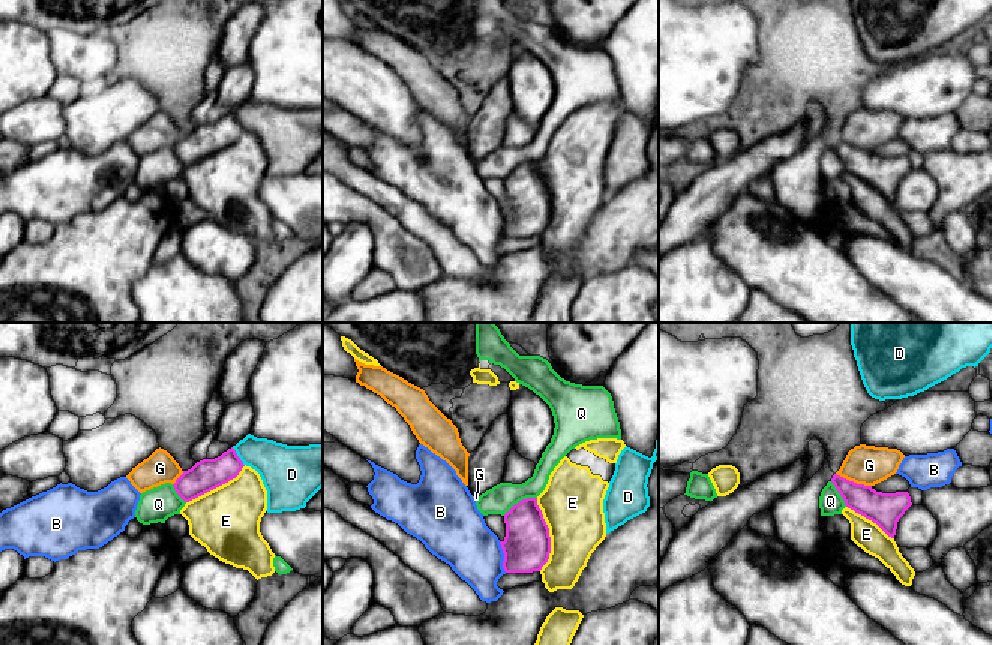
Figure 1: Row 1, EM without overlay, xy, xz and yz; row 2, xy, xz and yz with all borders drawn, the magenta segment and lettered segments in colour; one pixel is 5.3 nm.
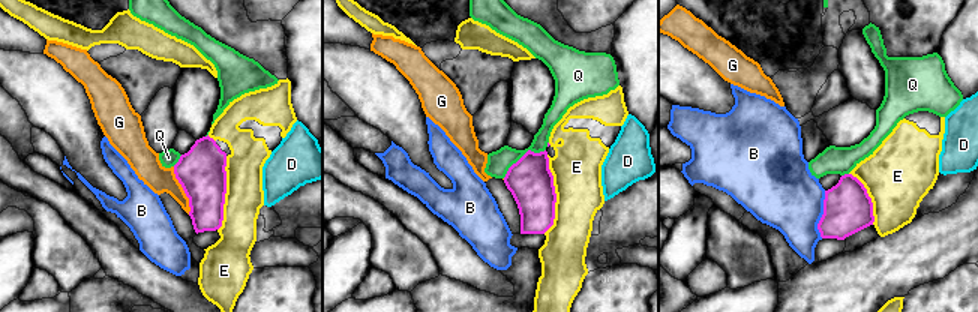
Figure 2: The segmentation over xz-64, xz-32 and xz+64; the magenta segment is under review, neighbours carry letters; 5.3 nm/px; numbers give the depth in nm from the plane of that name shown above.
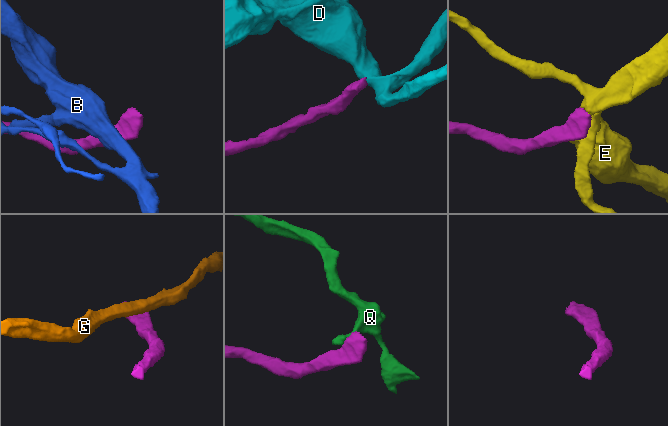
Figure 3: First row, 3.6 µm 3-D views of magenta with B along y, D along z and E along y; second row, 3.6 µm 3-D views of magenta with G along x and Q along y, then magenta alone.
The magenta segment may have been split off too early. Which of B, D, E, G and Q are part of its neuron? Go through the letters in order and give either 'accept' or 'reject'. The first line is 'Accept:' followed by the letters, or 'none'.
Accept: E
B: reject
D: reject
E: accept
G: reject
Q: reject

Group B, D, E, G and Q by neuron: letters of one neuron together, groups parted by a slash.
B / D / E / G / Q

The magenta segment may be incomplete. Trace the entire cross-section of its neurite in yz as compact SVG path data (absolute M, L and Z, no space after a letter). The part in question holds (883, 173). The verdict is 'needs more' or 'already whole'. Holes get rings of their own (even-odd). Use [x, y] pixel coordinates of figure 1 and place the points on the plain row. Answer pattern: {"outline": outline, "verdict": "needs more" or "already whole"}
{"outline": "M837 138L831 147L845 165L842 178L851 188L851 204L878 222L902 249L911 250L915 236L894 206L897 186L912 170L909 158L876 156L872 150L857 148Z", "verdict": "needs more"}

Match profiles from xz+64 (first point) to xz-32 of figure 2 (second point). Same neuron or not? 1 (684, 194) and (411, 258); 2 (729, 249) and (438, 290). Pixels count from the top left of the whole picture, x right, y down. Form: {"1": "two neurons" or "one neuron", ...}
{"1": "one neuron", "2": "two neurons"}

